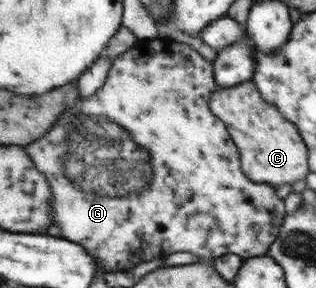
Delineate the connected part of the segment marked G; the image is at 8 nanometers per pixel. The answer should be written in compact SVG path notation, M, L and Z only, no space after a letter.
M159 37L134 44L112 60L103 85L99 89L96 89L89 97L85 97L85 101L81 99L75 104L75 107L67 109L45 137L26 147L30 159L34 161L35 166L46 176L53 187L52 211L54 214L52 219L54 219L54 225L60 228L61 237L82 245L95 260L98 260L98 267L101 267L102 271L126 272L143 261L162 259L166 255L177 252L192 253L201 257L203 261L225 254L235 254L241 259L257 257L257 255L263 255L269 247L267 243L273 243L277 237L277 227L285 215L283 200L277 197L273 186L253 183L241 173L240 157L236 145L232 143L227 134L225 125L209 112L209 96L217 87L214 82L213 69L213 63L201 58L195 50L172 51L169 41Z

